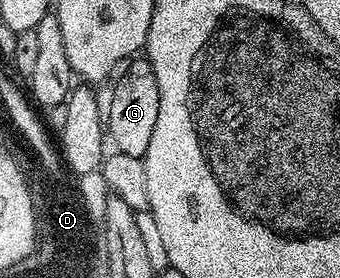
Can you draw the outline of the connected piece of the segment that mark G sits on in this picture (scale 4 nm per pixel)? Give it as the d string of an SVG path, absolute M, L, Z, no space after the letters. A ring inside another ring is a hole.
M146 57L132 58L118 72L115 83L109 119L105 123L106 136L116 152L142 159L149 149L153 129L157 126L157 105L161 105L161 93L157 89L157 76L153 73L153 65Z

